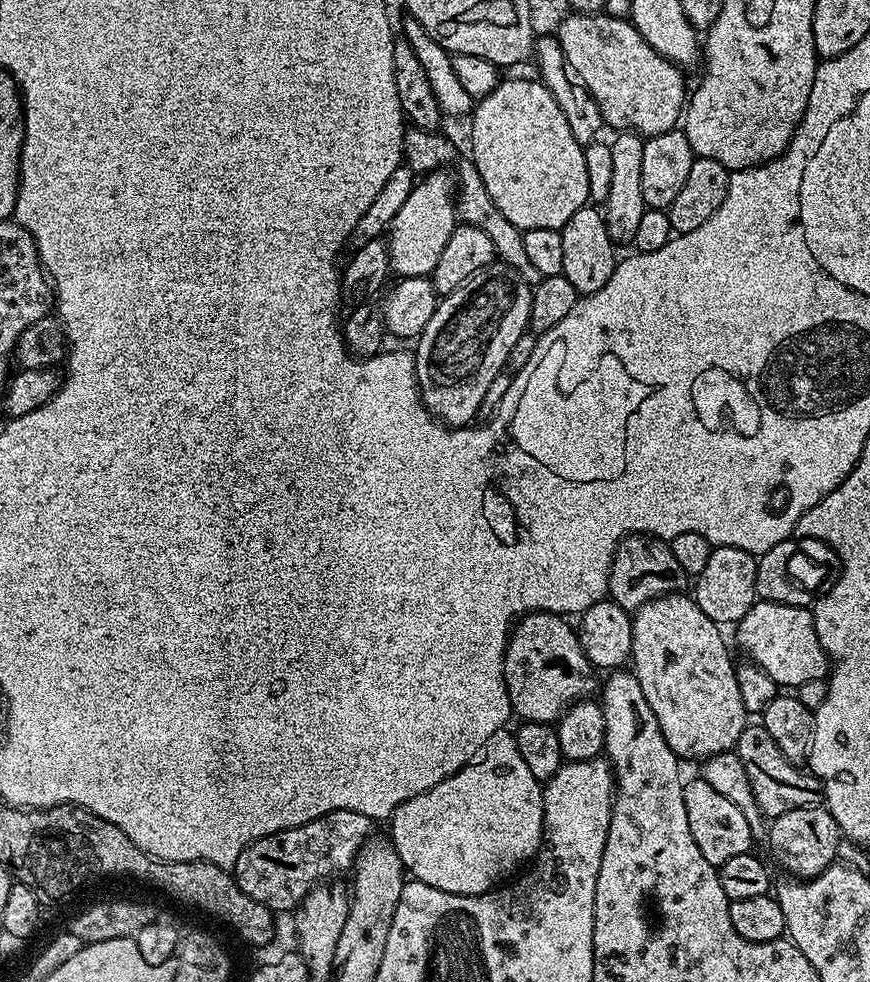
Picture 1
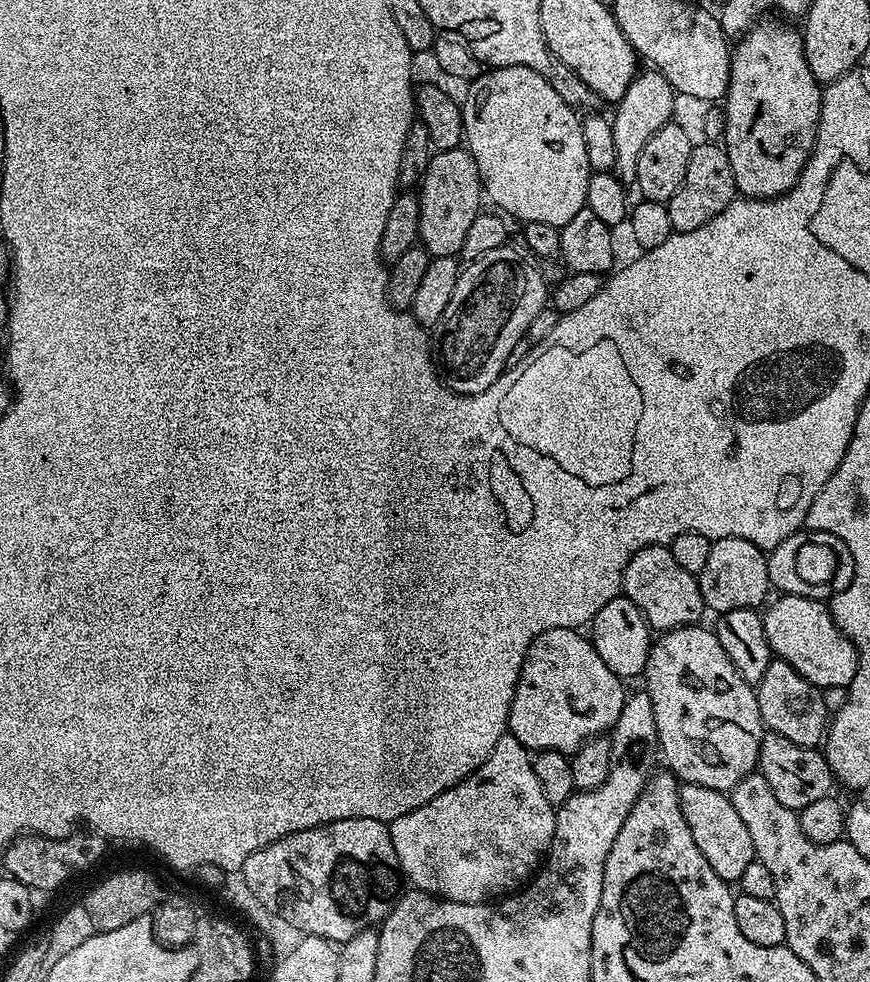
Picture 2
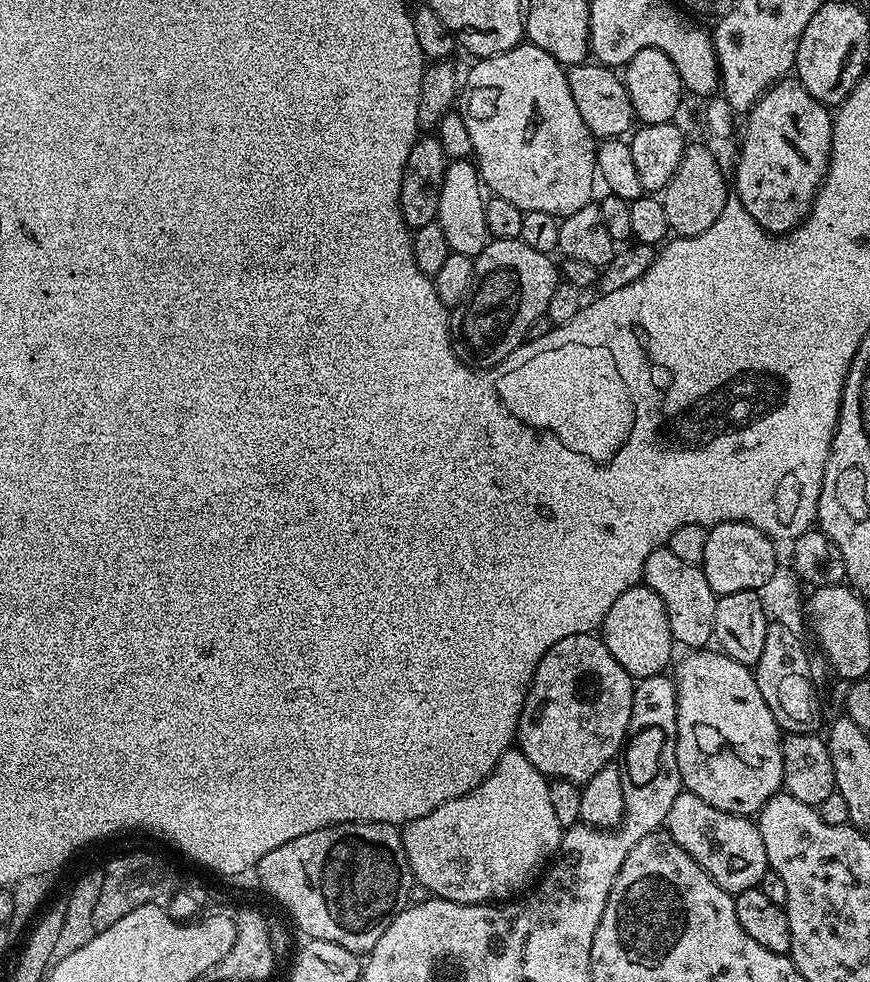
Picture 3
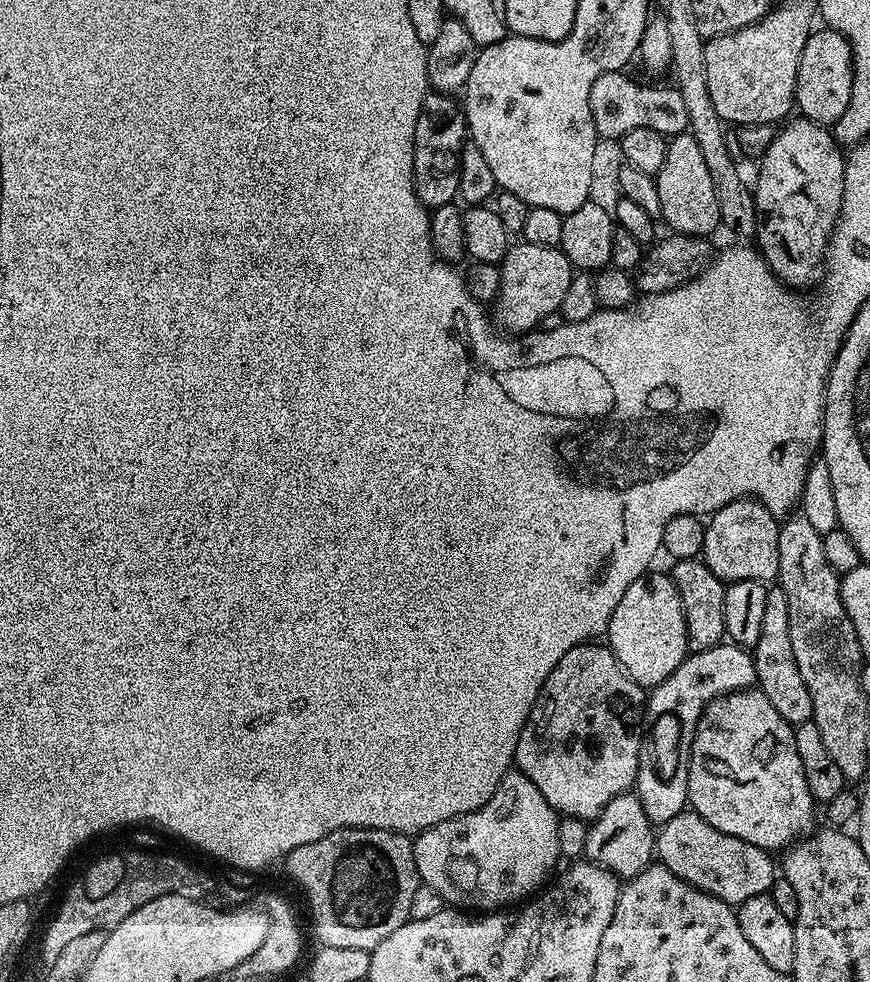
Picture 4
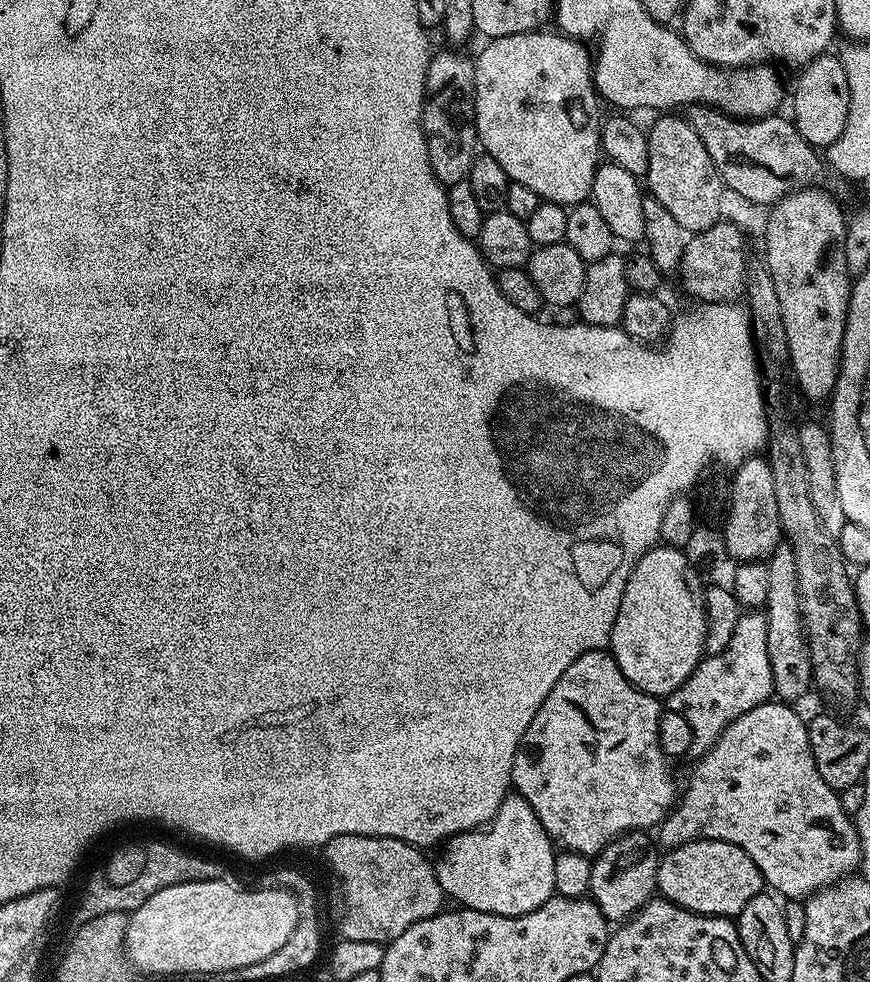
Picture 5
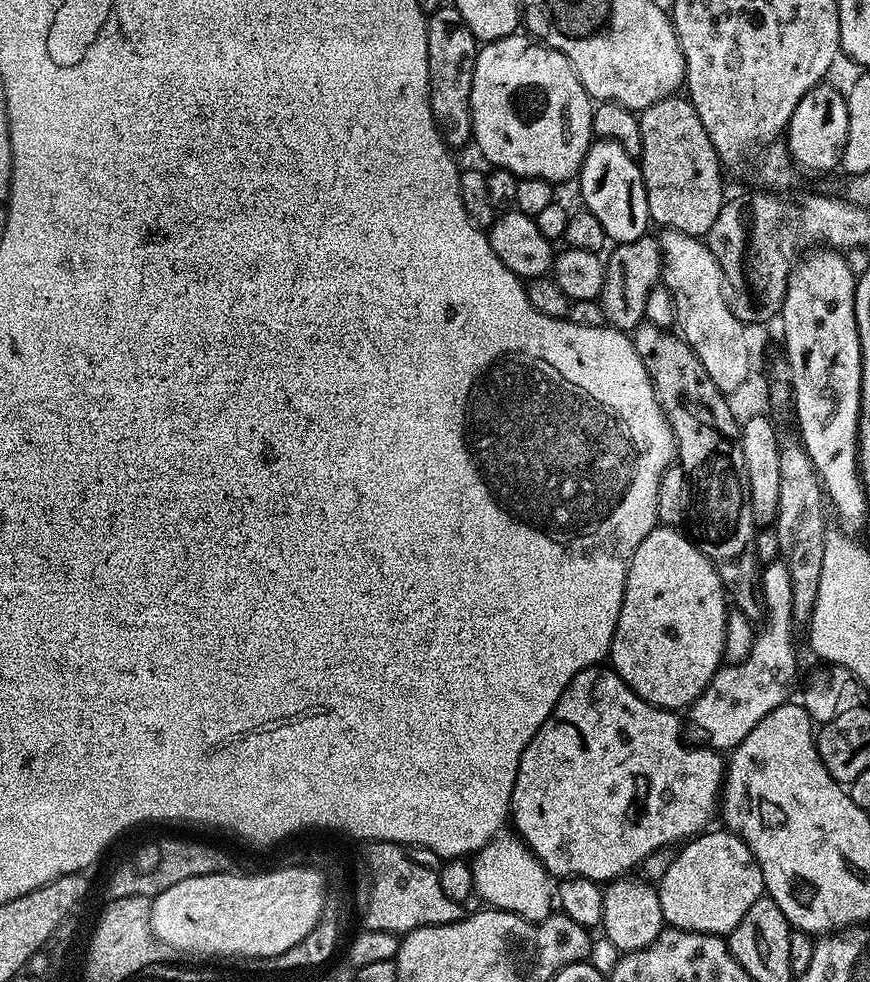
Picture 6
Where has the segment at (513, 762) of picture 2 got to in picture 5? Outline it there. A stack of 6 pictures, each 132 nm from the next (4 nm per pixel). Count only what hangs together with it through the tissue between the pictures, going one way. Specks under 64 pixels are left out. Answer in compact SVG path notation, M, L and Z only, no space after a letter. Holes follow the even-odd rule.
M509 794L502 806L498 806L498 814L494 814L488 824L474 832L448 837L439 852L440 861L437 859L434 864L436 877L445 897L449 901L457 900L455 903L459 907L499 916L521 916L538 910L538 906L545 904L555 893L554 862L557 849L546 830L542 830L538 814L530 810L530 802L526 802L526 798L521 796Z

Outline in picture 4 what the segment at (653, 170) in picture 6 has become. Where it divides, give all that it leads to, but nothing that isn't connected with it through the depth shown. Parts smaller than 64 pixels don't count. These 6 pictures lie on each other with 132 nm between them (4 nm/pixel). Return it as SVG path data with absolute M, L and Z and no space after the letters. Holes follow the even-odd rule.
M691 134L668 140L662 170L656 172L654 179L658 186L660 216L672 227L669 229L673 233L708 238L715 228L721 227L718 198L714 198L714 178L710 178L710 170L706 170L706 161L702 159L702 150Z

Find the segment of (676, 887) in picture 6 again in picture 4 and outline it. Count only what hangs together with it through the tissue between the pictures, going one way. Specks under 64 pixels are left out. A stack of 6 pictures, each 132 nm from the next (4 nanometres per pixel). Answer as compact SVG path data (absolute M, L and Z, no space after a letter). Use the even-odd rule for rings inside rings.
M691 810L680 812L670 818L670 822L659 825L655 838L655 855L659 863L666 865L674 875L693 884L698 890L709 892L733 906L746 902L746 898L765 895L772 879L778 876L777 865L776 868L772 865L773 857L764 849L742 838L722 834L722 830L714 830L710 822Z

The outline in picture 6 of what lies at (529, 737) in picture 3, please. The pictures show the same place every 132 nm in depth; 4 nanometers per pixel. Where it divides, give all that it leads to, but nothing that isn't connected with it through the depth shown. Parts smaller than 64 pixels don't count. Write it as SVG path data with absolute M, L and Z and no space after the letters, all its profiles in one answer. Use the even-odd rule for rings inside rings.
M597 666L582 670L573 678L570 686L566 686L566 690L562 694L562 698L558 698L550 718L546 718L546 722L542 722L538 734L534 734L534 738L530 738L530 742L518 762L518 774L514 782L510 809L510 824L513 824L511 827L514 829L515 835L519 836L525 846L539 858L549 876L553 878L581 876L597 882L618 880L625 874L631 873L635 864L636 867L643 865L644 859L660 848L687 842L701 835L711 825L708 823L711 822L712 816L714 820L717 815L720 793L724 787L726 760L715 748L689 746L686 743L685 733L682 731L681 717L679 720L676 716L679 715L675 711L655 708L650 702L638 698L638 694L634 694L634 690L630 690L630 686L626 686L626 682L611 666Z

